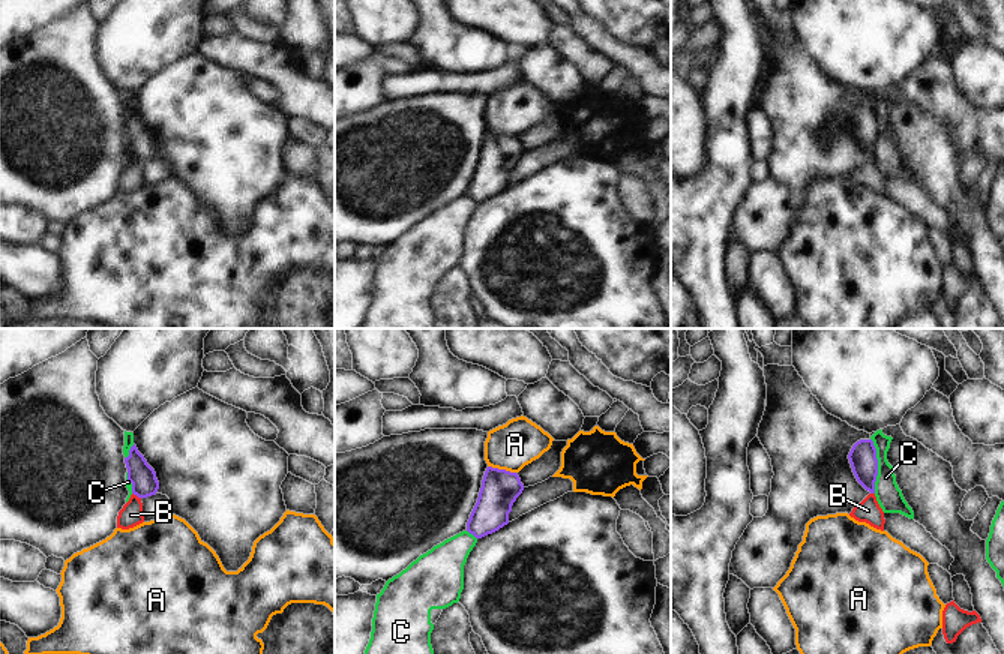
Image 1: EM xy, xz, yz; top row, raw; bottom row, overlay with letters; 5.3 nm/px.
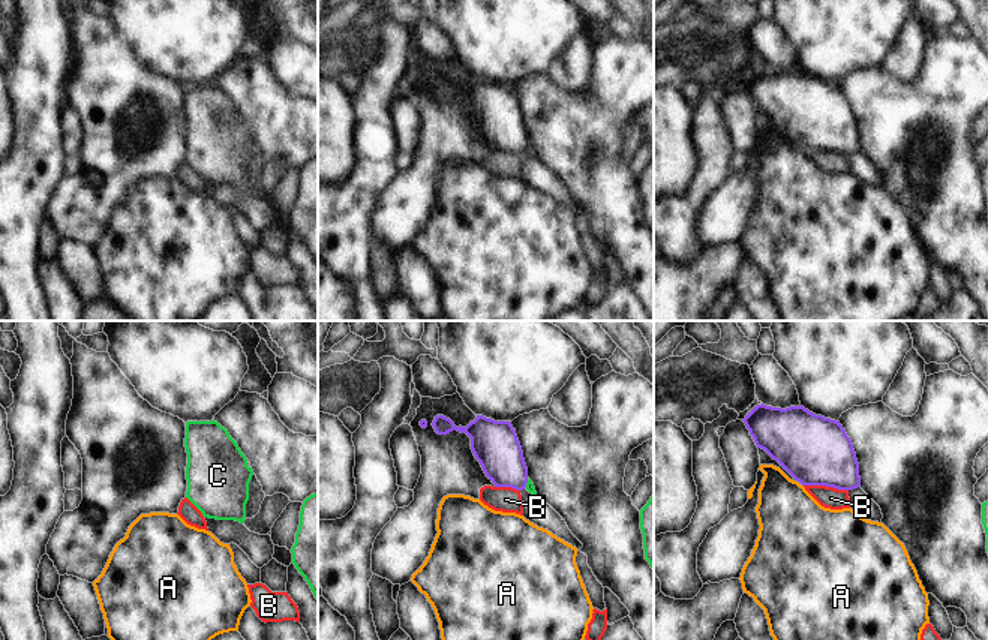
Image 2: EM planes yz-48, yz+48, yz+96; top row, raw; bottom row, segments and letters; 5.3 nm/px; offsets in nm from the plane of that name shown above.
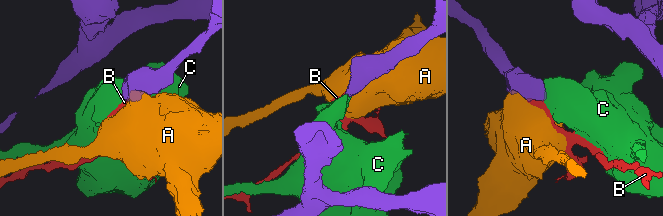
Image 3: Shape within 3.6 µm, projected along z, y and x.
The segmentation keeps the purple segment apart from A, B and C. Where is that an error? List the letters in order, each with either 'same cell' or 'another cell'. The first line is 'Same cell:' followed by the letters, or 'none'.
Same cell: none
A: another cell
B: another cell
C: another cell

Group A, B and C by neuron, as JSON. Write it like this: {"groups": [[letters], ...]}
{"groups": [["A"], ["B"], ["C"]]}

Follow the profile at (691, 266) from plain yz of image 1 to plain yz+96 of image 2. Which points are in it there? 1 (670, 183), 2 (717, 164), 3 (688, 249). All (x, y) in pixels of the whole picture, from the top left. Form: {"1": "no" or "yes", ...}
{"1": "no", "2": "yes", "3": "yes"}

